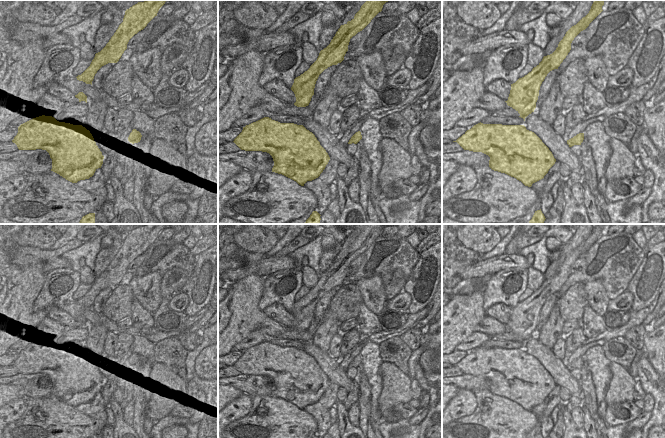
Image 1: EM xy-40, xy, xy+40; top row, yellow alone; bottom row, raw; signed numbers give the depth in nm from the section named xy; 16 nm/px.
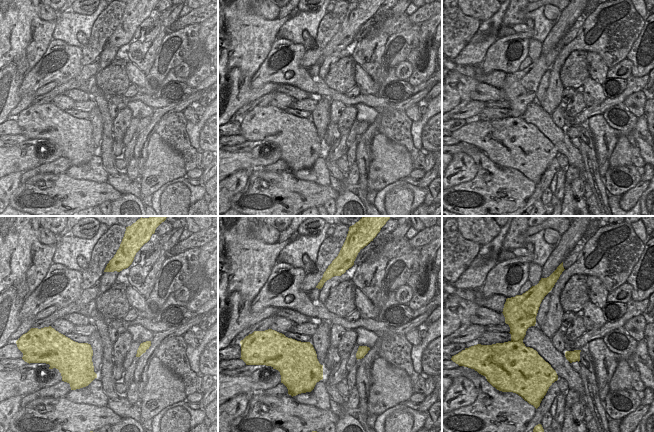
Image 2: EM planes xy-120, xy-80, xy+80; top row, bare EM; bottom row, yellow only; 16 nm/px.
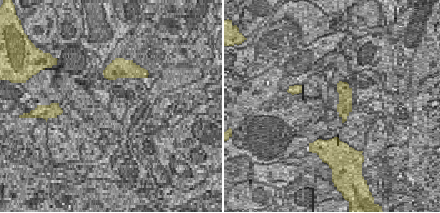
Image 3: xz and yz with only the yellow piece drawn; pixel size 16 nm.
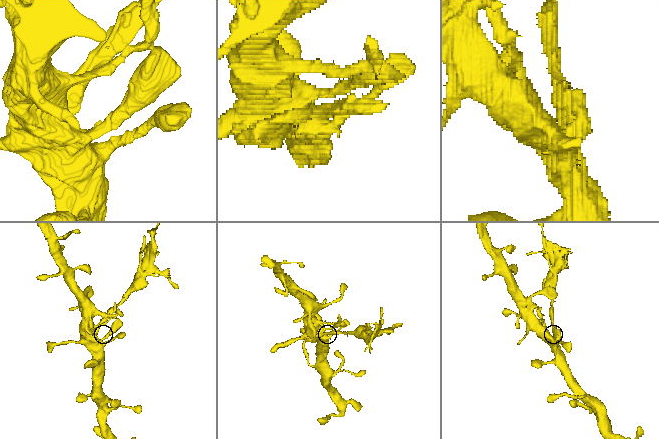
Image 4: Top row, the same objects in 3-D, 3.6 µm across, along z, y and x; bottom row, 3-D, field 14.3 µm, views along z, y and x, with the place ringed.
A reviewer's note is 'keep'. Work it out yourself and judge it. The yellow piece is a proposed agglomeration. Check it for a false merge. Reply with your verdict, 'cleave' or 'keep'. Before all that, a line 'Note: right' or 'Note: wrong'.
Note: wrong
cleave

